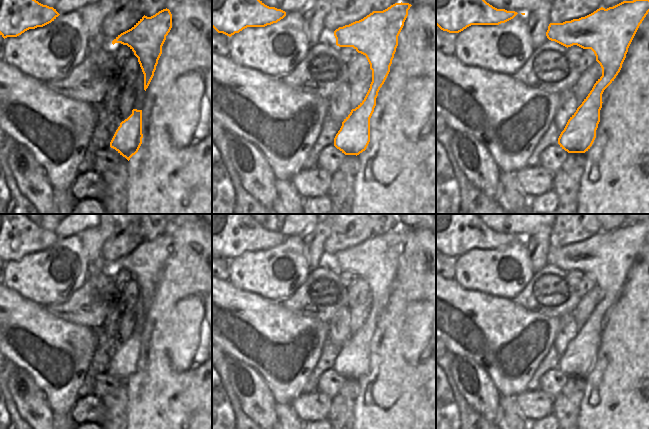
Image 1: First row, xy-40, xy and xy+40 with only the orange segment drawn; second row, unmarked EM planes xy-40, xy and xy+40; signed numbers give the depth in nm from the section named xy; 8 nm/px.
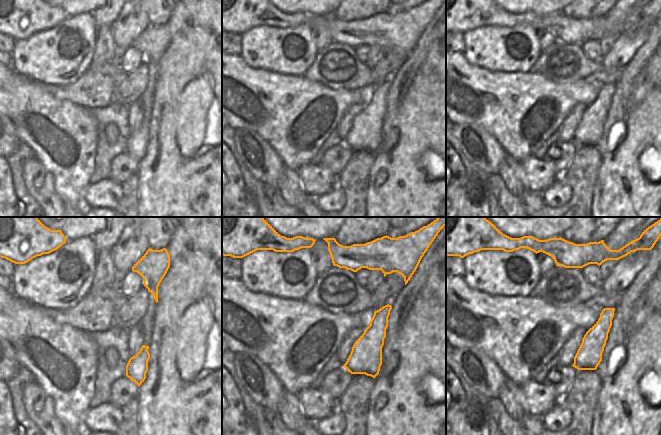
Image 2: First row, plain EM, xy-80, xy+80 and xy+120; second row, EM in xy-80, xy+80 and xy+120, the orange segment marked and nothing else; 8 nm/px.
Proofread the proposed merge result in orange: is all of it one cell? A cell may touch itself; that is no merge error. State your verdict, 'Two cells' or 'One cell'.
One cell

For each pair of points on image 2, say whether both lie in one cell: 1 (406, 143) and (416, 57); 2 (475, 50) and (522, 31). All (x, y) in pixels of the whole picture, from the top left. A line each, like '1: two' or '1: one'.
1: two
2: one

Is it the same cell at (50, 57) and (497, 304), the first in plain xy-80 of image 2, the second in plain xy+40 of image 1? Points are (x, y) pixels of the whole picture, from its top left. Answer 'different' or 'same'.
different

